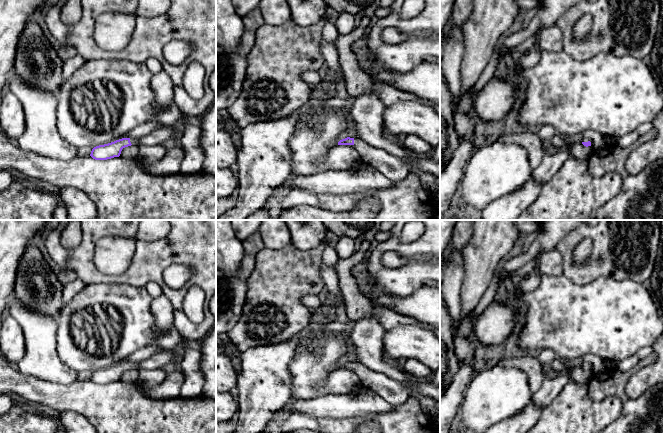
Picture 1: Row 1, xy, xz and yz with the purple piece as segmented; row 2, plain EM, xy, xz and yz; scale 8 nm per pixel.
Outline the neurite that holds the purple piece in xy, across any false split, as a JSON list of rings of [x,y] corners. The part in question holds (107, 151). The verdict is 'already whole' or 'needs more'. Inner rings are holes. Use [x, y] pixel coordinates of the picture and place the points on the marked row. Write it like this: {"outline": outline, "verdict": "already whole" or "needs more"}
{"outline": [[[122,138],[108,144],[96,146],[92,149],[90,156],[95,160],[119,157],[122,149],[131,145],[140,147],[139,138]]], "verdict": "needs more"}

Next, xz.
{"outline": [[[357,137],[342,139],[338,145],[355,145],[359,153],[360,163],[365,166],[372,166],[391,182],[402,180],[414,167],[437,178],[440,177],[440,161],[434,161],[432,158],[404,160],[388,154],[382,149],[375,148]]], "verdict": "needs more"}

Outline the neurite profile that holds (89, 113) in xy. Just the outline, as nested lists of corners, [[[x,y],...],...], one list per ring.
[[[86,60],[75,73],[64,81],[58,91],[57,128],[61,136],[76,148],[85,146],[96,147],[125,138],[128,132],[137,126],[155,118],[160,127],[169,128],[173,125],[182,125],[188,119],[172,101],[168,107],[160,112],[156,111],[156,101],[151,81],[153,73],[145,62],[129,60]]]

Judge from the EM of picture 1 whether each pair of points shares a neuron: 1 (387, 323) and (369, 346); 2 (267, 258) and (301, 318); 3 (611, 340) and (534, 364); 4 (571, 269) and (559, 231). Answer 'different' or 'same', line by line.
1: different
2: same
3: different
4: different

